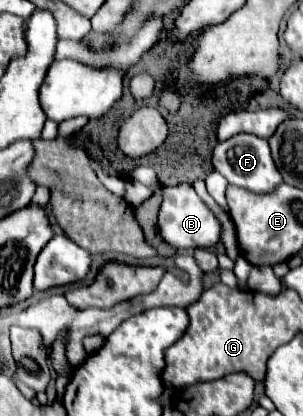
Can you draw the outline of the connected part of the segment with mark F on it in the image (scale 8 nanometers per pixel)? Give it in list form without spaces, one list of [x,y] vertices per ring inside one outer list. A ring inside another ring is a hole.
[[[239,133],[223,143],[217,143],[217,147],[213,149],[211,163],[213,163],[215,171],[221,173],[231,185],[245,187],[249,191],[257,191],[257,193],[273,191],[273,187],[277,187],[277,183],[283,181],[273,159],[271,159],[267,139],[261,139],[261,137],[255,137],[249,133]]]

